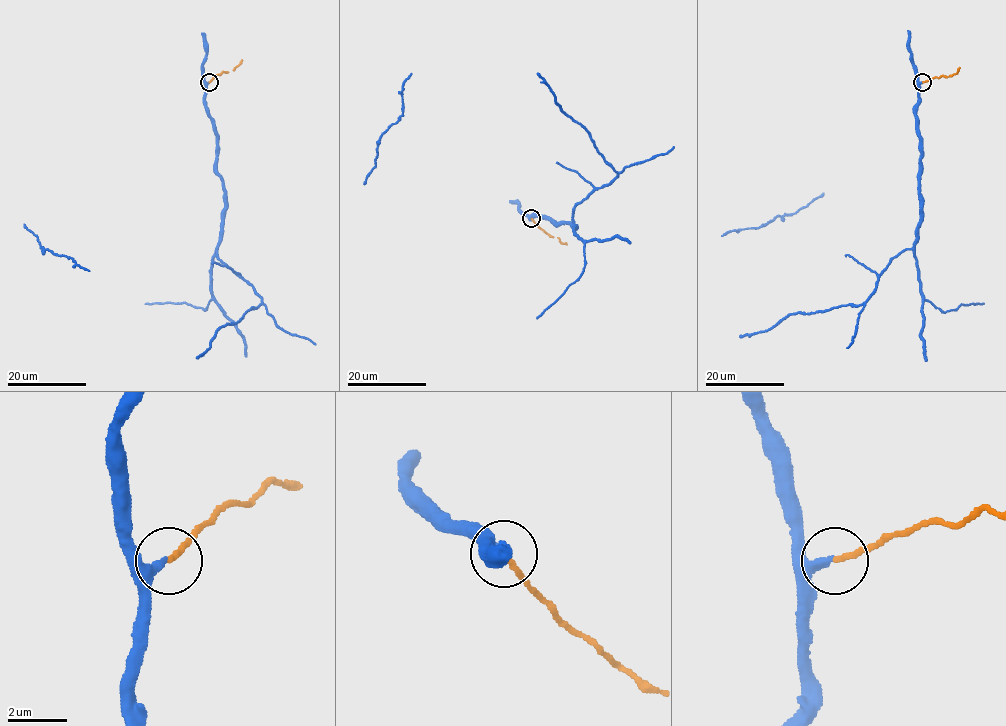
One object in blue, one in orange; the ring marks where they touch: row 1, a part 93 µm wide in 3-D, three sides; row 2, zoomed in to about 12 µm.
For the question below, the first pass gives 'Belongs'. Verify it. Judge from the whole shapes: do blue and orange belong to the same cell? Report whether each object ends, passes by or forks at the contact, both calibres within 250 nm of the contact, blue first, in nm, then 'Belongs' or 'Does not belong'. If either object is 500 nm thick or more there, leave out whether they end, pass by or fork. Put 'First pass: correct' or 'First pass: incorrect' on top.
First pass: correct
At the ring blue ends. At the ring orange ends. Thickness 320 nm (blue) against 180 nm. Belongs

